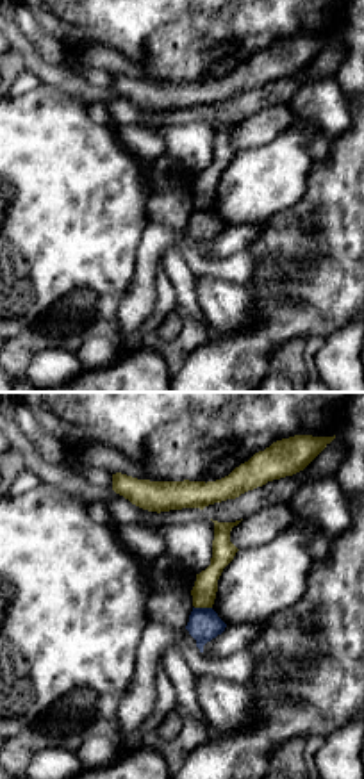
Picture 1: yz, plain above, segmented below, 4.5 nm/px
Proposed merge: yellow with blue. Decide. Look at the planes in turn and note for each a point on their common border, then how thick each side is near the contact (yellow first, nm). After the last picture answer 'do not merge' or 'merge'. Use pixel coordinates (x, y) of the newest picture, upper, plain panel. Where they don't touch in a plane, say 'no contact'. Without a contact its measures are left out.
contact (204, 207); calibres 110 and 150 nm

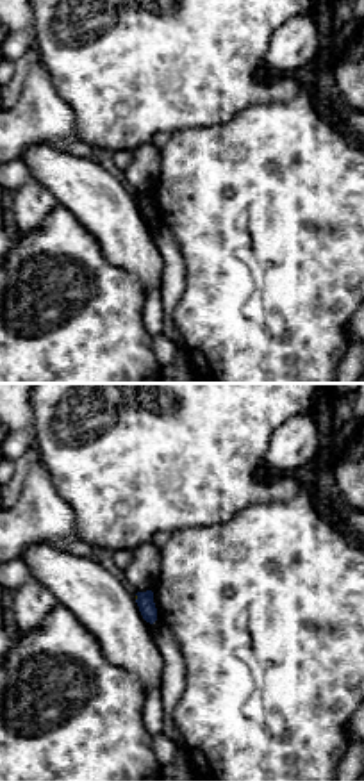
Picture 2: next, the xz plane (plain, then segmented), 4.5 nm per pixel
no contact

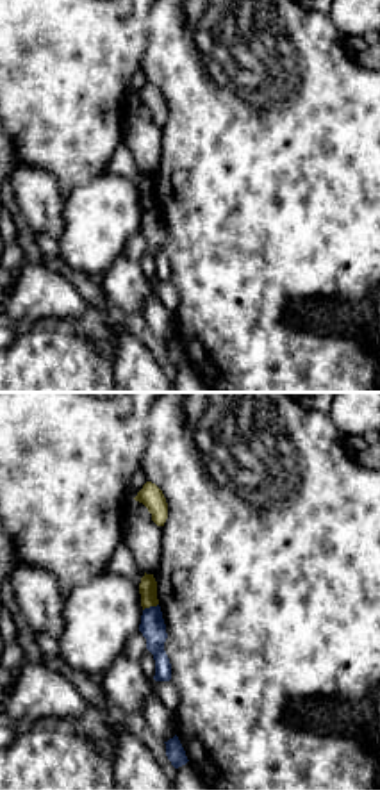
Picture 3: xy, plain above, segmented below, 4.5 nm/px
contact (150, 205); calibres 80 and 120 nm

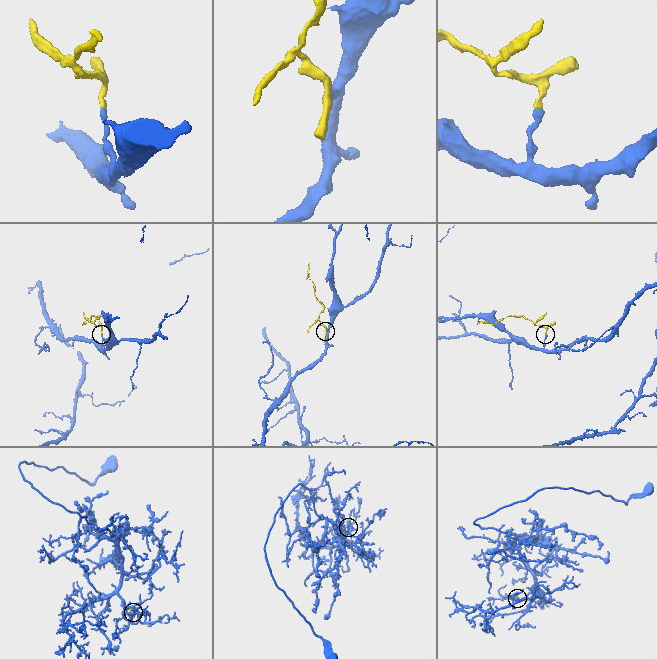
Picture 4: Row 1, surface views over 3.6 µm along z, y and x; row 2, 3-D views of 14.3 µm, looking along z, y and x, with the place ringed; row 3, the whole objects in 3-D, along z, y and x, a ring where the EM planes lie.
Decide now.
do not merge

